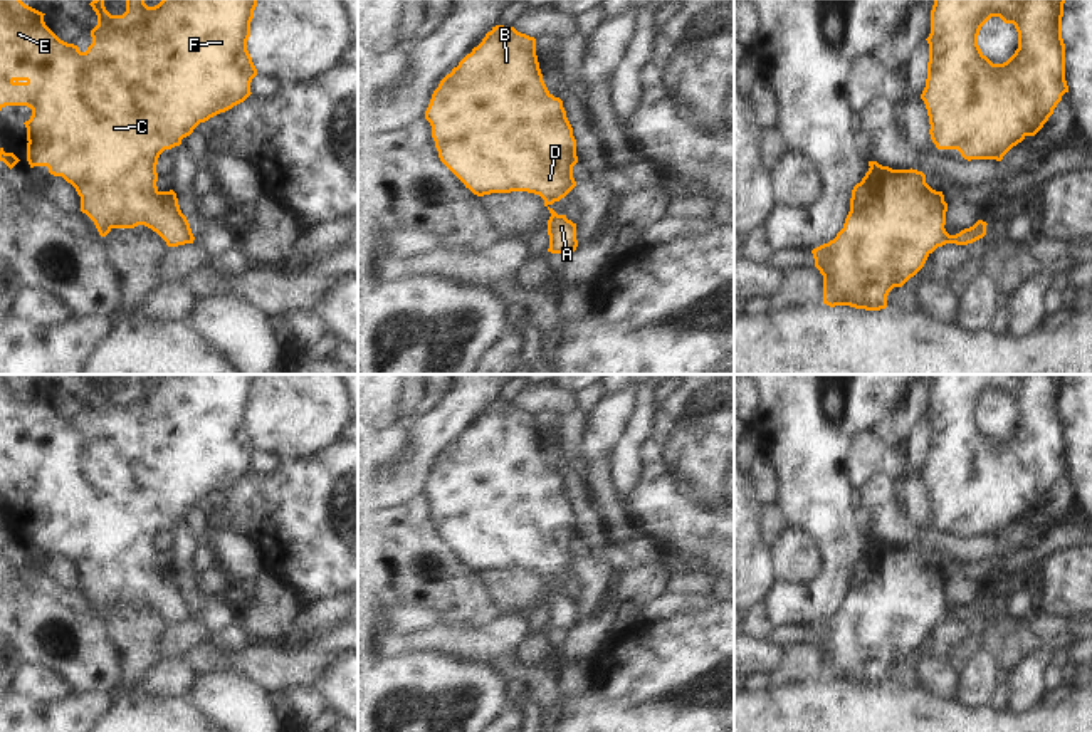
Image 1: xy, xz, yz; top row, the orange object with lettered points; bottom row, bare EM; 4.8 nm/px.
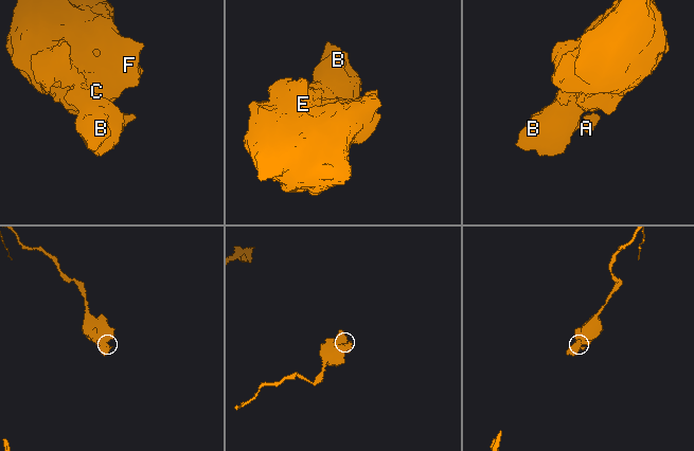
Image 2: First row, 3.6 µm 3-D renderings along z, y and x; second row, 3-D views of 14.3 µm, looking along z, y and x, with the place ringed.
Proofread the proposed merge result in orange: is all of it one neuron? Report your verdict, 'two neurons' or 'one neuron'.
one neuron

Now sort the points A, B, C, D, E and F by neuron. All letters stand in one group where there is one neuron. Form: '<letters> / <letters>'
A B C D E F

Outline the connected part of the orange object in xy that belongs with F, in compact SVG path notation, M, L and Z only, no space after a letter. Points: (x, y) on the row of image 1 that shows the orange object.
M0 0L0 111L5 106L27 106L32 116L27 128L27 161L30 168L47 166L62 176L81 196L81 212L96 225L101 237L113 228L144 225L168 247L193 243L186 217L176 193L156 186L158 158L181 144L193 129L210 118L244 102L257 69L247 50L250 22L257 0L161 0L148 7L144 0L126 0L123 15L111 15L104 0L89 3L97 15L86 52L60 40L44 22L42 12L22 0Z

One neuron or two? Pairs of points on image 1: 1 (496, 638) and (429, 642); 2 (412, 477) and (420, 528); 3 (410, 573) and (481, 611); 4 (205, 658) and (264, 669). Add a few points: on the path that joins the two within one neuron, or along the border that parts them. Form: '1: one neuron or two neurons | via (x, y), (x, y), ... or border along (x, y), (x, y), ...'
1: one neuron | via (479, 642), (446, 642)
2: two neurons | border along (424, 492), (410, 504), (380, 511)
3: one neuron | via (427, 583), (447, 585), (464, 600)
4: one neuron | via (220, 658), (249, 662)

